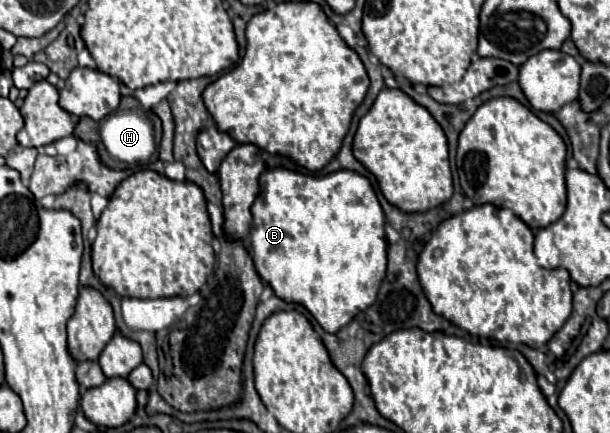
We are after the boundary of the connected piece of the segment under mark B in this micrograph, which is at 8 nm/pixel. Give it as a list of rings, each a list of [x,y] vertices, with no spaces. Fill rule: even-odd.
[[[275,167],[261,173],[259,185],[259,197],[251,207],[253,227],[249,233],[251,257],[257,273],[273,287],[275,295],[281,299],[305,305],[325,331],[339,331],[357,313],[375,301],[379,285],[385,279],[385,215],[371,181],[365,175],[345,169],[329,175],[309,175],[285,167]]]

